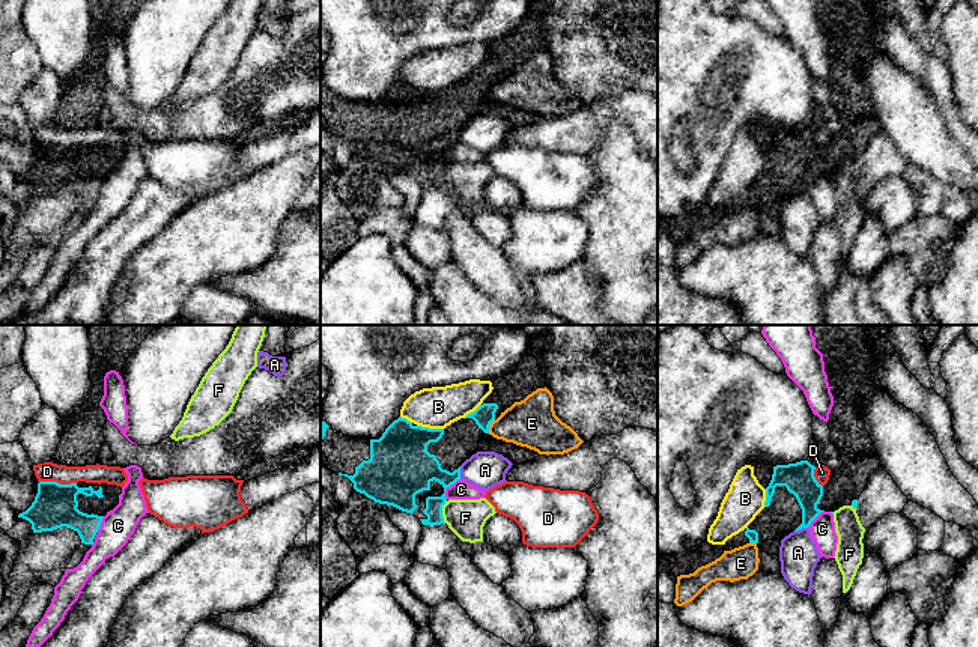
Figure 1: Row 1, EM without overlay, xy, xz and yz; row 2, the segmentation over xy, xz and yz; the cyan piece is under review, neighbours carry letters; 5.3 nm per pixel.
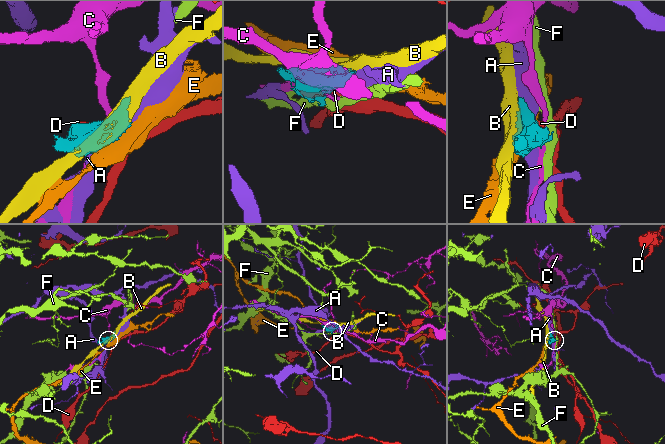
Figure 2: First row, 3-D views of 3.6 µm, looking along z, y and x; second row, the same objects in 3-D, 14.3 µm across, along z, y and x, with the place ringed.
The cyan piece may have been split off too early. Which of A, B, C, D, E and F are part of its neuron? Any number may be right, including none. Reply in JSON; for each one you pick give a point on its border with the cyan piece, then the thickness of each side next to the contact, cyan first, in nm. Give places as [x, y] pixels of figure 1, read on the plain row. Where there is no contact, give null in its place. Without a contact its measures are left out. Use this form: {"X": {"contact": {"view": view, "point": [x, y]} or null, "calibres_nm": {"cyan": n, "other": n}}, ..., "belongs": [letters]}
{"belongs": []}

